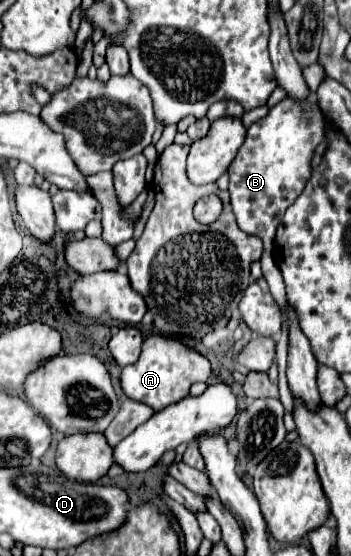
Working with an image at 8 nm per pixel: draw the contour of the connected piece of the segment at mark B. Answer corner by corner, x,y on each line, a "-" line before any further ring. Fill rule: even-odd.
284,98
278,102
270,112
254,122
246,130
246,140
240,146
234,162
228,168
230,176
230,204
236,216
236,222
240,230
254,234
262,238
264,242
264,254
262,254
262,272
264,280
270,286
270,292
274,300
278,302
282,310
282,328
277,337
276,360
278,363
279,377
278,387
280,401
286,413
293,415
293,400
286,377
287,355
288,355
288,300
284,292
284,280
282,274
272,258
272,248
274,248
274,234
276,226
280,224
286,208
298,198
298,194
304,190
304,184
310,178
310,158
314,154
314,148
324,140
324,118
320,110
312,104
298,104
290,98
-
300,108
306,108
306,120
300,114

